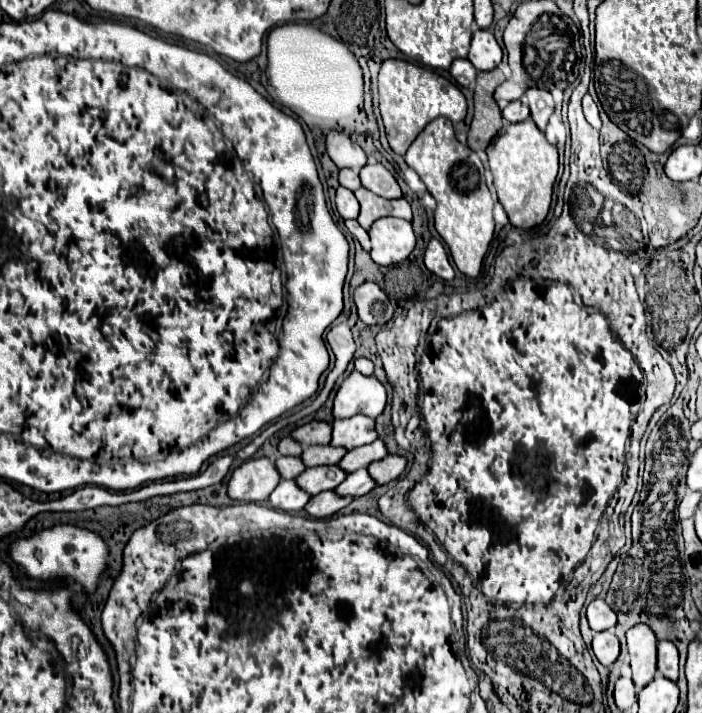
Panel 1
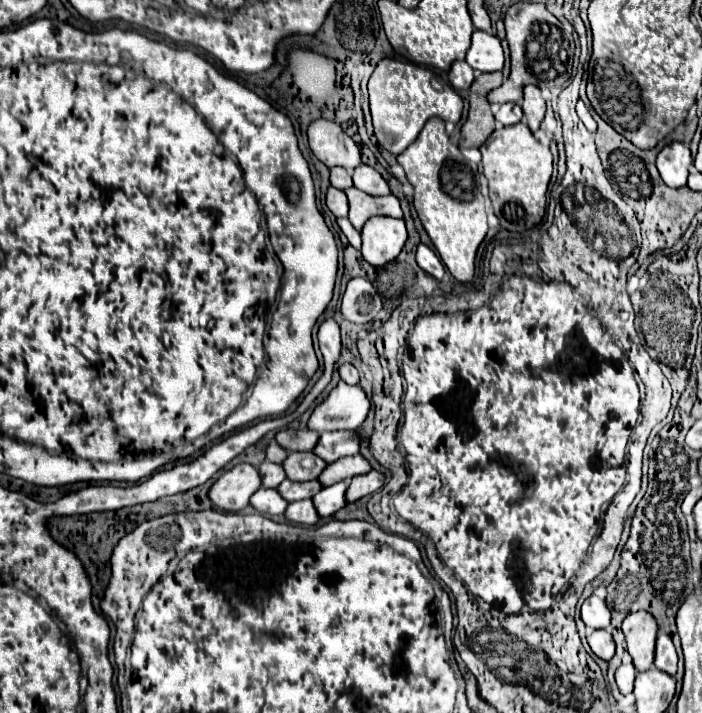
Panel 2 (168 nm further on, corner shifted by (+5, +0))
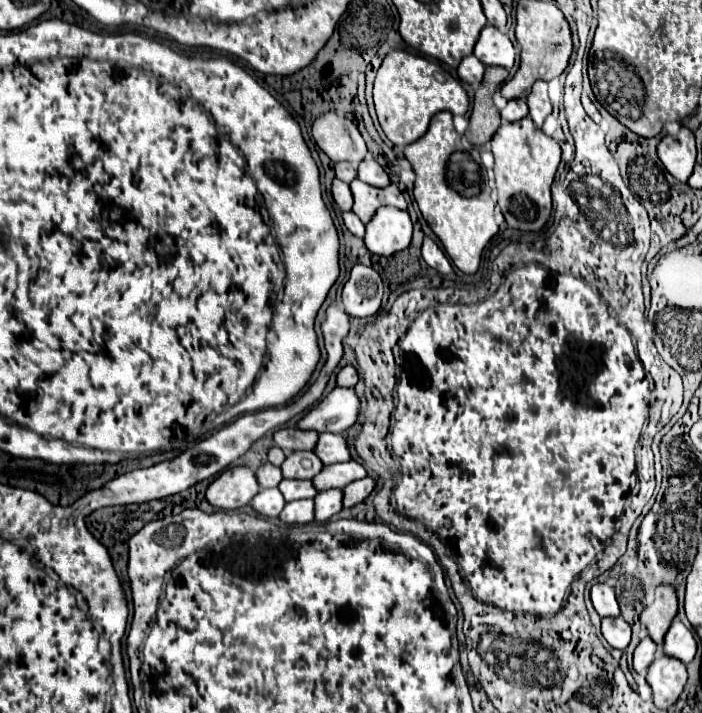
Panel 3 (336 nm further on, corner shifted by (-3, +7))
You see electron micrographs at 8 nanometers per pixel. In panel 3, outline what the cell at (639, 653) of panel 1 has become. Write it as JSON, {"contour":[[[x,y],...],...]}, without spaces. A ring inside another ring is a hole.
{"contour":[[[658,585],[654,593],[654,601],[642,611],[640,621],[648,629],[650,637],[662,645],[662,639],[678,613],[678,595],[672,585]]]}

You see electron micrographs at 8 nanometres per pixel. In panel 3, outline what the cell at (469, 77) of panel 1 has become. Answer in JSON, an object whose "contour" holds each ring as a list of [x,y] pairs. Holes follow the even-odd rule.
{"contour":[[[468,55],[462,59],[462,63],[458,65],[458,77],[472,85],[472,87],[478,87],[480,81],[482,81],[482,75],[484,75],[484,65],[474,57],[474,55]]]}

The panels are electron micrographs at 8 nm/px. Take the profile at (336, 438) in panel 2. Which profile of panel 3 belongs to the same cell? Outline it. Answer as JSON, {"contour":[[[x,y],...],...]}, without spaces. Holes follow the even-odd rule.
{"contour":[[[322,433],[314,453],[320,457],[320,461],[324,465],[332,465],[332,463],[342,463],[350,459],[346,441],[342,435],[334,435],[334,433]]]}

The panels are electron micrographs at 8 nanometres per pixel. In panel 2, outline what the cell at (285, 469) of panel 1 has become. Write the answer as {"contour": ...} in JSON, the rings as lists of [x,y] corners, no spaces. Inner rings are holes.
{"contour":[[[262,462],[258,470],[260,470],[260,476],[262,476],[262,486],[266,486],[266,488],[276,488],[286,478],[282,464]]]}

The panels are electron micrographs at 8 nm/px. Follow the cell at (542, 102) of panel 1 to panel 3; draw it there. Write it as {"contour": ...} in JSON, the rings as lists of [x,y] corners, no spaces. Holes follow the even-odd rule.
{"contour":[[[536,81],[530,89],[528,95],[528,107],[530,107],[530,117],[532,121],[542,127],[544,119],[552,113],[552,105],[548,99],[548,83],[546,81]]]}

